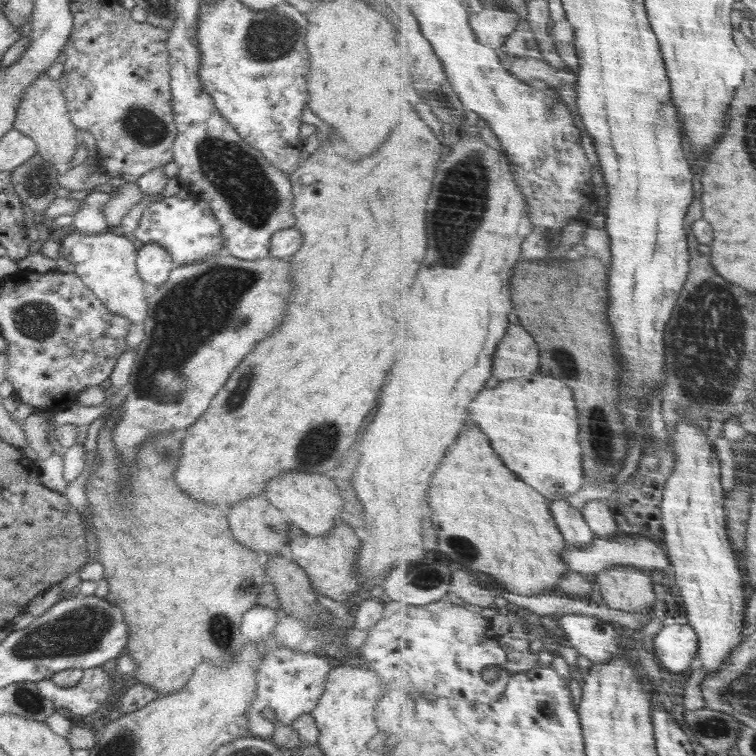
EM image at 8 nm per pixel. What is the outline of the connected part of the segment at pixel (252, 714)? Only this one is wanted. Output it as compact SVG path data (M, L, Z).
M283 644L278 650L268 652L268 658L258 668L255 697L245 714L253 736L270 740L276 723L291 726L300 715L311 713L324 692L326 675L333 664L334 660L327 654L297 652Z

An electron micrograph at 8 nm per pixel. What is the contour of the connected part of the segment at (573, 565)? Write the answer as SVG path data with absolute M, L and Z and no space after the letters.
M621 534L613 539L597 537L591 545L587 547L570 547L567 550L567 564L574 572L595 577L597 573L611 569L618 565L630 565L645 570L668 568L674 565L671 561L668 549L662 541L656 538L645 537L644 535Z

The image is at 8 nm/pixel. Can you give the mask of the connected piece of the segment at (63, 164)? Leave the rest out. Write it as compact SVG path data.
M40 73L35 83L24 89L20 102L17 104L16 120L13 129L29 136L36 143L38 154L57 168L58 175L71 169L69 163L77 153L81 143L79 130L72 124L68 115L64 95L47 73Z

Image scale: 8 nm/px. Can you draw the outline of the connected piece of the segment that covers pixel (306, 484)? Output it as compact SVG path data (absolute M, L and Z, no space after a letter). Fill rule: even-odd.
M288 472L272 478L266 484L264 496L272 506L282 510L288 522L294 523L301 531L310 536L324 536L328 534L335 525L335 520L340 519L340 513L344 510L344 501L338 492L339 482L324 476L324 474L306 474L306 472Z

